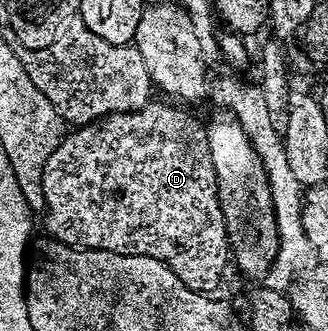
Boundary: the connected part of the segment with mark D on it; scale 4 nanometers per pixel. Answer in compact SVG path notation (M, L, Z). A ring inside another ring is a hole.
M151 101L140 111L120 111L104 115L93 123L81 124L80 133L71 130L68 133L68 141L64 141L64 147L62 147L64 151L54 151L52 161L46 162L52 163L52 171L50 171L48 164L44 165L42 192L44 195L48 195L48 200L52 199L52 203L46 203L46 205L52 205L52 209L44 209L45 234L60 243L68 242L70 235L72 235L72 247L81 247L91 251L115 251L121 255L148 255L170 267L172 273L176 273L176 277L180 277L180 281L184 281L184 285L188 289L203 293L213 292L212 289L221 281L226 266L232 263L232 247L230 251L231 236L228 234L226 214L222 211L222 205L218 197L218 178L212 163L212 153L208 145L206 128L207 124L205 122L201 123L196 116L189 115L188 112L181 111L180 108L173 107L170 103ZM112 145L116 145L118 151L104 151L104 149L110 149Z

